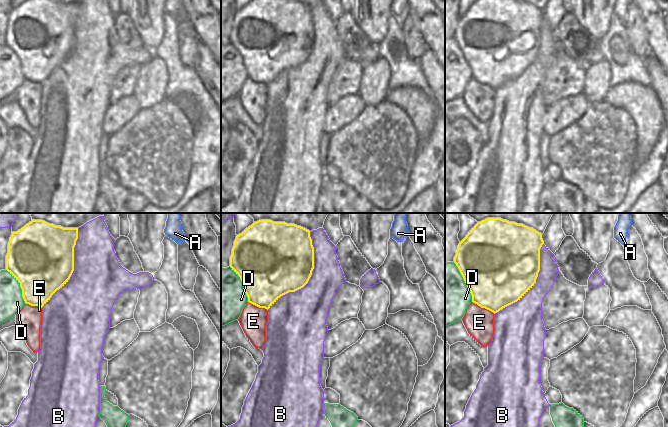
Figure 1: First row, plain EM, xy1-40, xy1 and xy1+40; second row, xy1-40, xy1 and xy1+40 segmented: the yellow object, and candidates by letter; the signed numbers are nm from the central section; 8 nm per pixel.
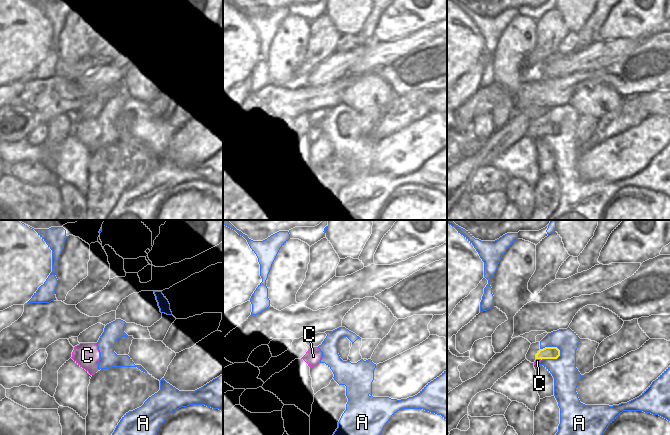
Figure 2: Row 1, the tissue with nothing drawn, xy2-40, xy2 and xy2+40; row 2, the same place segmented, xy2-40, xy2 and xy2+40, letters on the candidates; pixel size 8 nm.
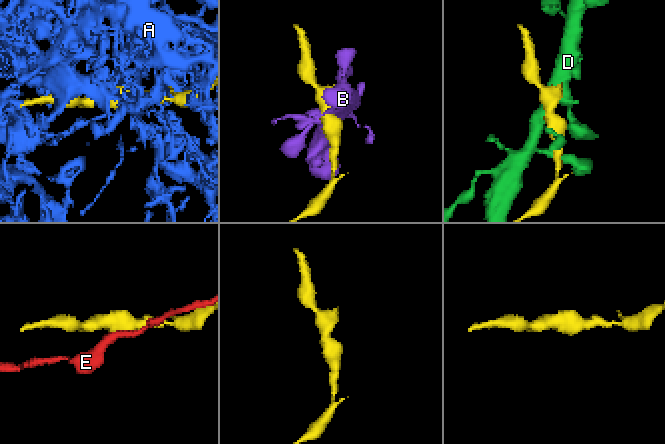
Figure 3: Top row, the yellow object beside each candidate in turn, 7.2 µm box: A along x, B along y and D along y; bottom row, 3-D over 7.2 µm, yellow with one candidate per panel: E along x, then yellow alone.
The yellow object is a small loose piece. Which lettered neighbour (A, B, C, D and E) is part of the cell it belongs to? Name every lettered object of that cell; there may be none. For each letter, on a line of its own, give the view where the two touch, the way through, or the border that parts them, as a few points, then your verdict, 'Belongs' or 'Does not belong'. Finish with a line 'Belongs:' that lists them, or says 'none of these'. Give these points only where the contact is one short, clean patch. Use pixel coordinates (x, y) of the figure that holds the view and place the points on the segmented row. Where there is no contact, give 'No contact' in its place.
A: Touches yellow in xy2+40. Does not belong
B: Touches yellow in xy1. Does not belong
C: Touches yellow in xy2+40. Path across: xy2+40 (548, 352), (539, 358), (537, 361). Belongs
D: Touches yellow in xy1+40. Does not belong
E: Touches yellow in xy1+40. Boundary: xy1+40 (472, 301), (494, 313). Does not belong
Belongs: C.

